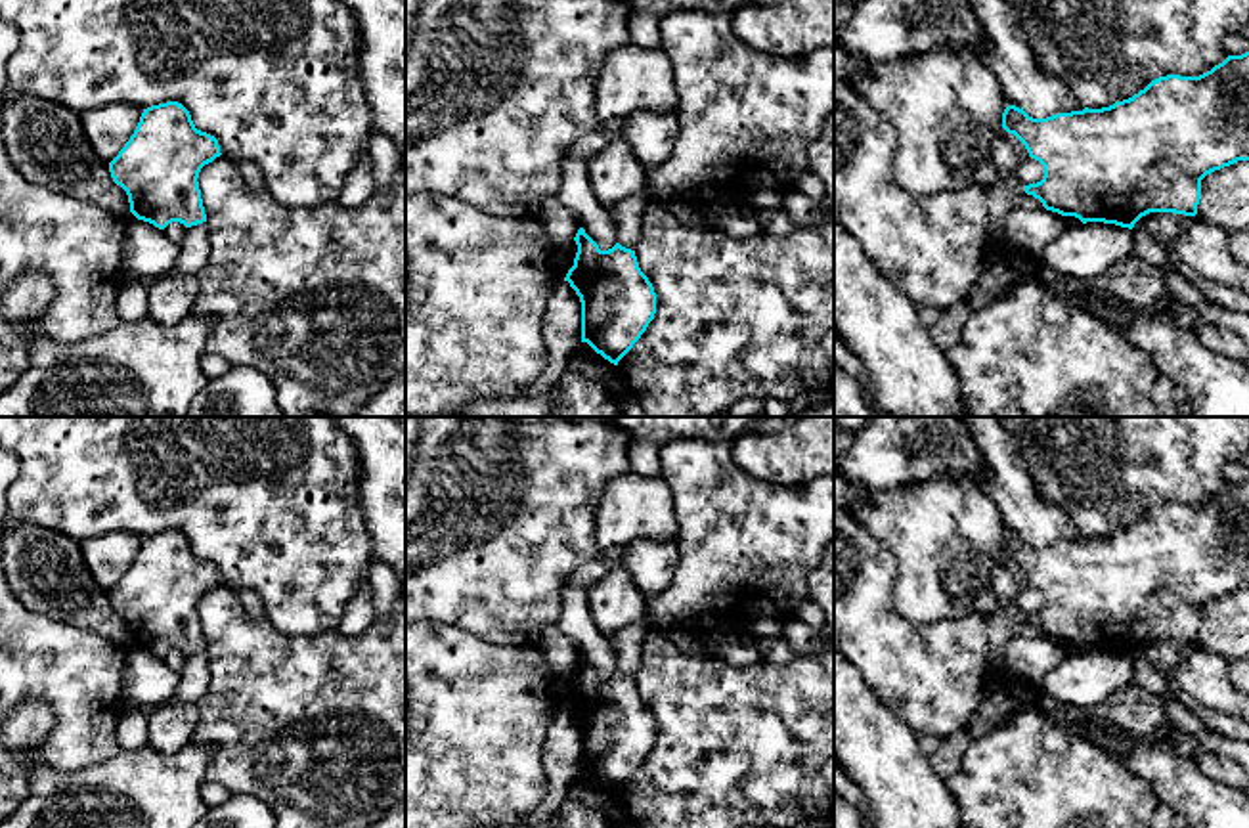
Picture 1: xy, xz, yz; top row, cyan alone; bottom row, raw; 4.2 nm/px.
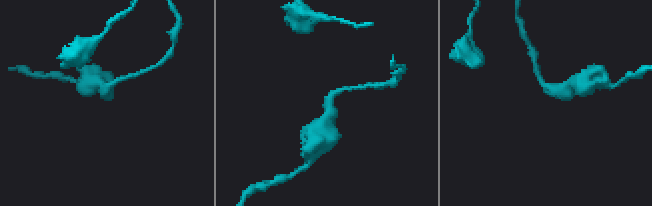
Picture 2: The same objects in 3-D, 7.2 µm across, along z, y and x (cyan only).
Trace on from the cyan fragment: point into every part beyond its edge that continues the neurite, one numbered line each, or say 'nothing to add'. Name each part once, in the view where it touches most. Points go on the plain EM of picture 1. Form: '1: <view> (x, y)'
nothing to add

